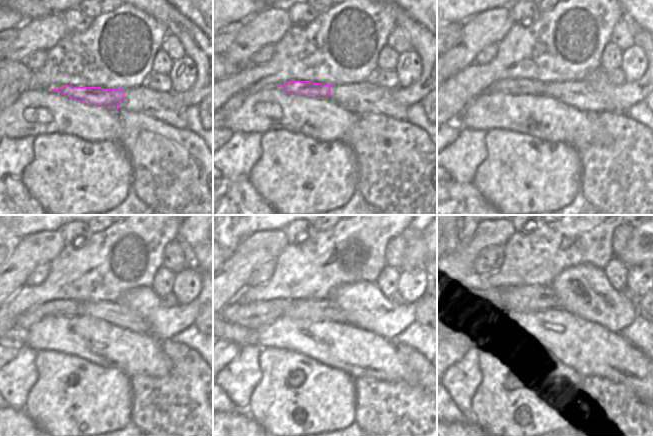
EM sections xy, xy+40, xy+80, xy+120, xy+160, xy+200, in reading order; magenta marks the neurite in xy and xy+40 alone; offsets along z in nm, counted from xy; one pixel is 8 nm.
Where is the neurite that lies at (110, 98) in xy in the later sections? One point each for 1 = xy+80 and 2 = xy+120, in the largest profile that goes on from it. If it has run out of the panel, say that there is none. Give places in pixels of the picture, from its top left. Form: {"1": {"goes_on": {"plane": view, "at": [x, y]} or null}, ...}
{"1": {"goes_on": {"plane": "xy+80", "at": [512, 86]}}, "2": {"goes_on": {"plane": "xy+120", "at": [61, 308]}}}

